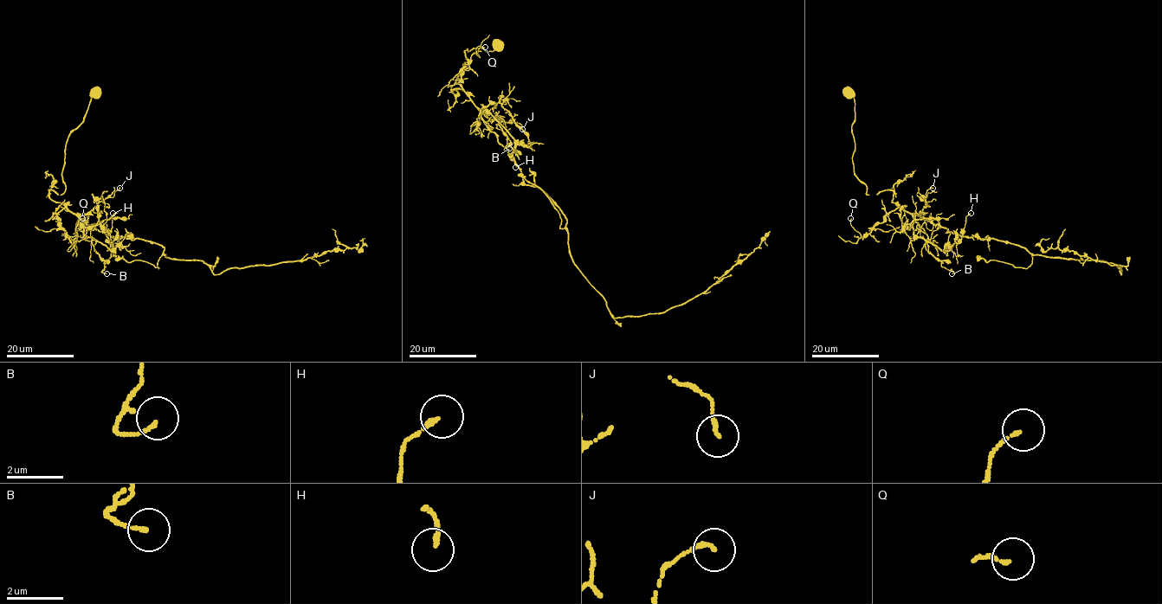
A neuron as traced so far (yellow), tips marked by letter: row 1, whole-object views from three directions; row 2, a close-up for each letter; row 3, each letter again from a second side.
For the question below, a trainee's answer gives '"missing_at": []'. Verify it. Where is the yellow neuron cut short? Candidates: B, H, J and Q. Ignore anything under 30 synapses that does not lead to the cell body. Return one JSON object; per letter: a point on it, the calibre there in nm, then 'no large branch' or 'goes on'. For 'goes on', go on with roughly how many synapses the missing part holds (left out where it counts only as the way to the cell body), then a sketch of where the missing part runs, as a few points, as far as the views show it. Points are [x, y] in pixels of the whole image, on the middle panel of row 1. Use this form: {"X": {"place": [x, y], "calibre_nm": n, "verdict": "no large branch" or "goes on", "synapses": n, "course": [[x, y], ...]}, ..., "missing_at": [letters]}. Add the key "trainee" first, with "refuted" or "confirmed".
{"trainee": "confirmed", "B": {"place": [509, 148], "calibre_nm": 120, "verdict": "no large branch"}, "H": {"place": [515, 167], "calibre_nm": 140, "verdict": "no large branch"}, "J": {"place": [522, 129], "calibre_nm": 140, "verdict": "no large branch"}, "Q": {"place": [485, 47], "calibre_nm": 110, "verdict": "no large branch"}, "missing_at": []}

